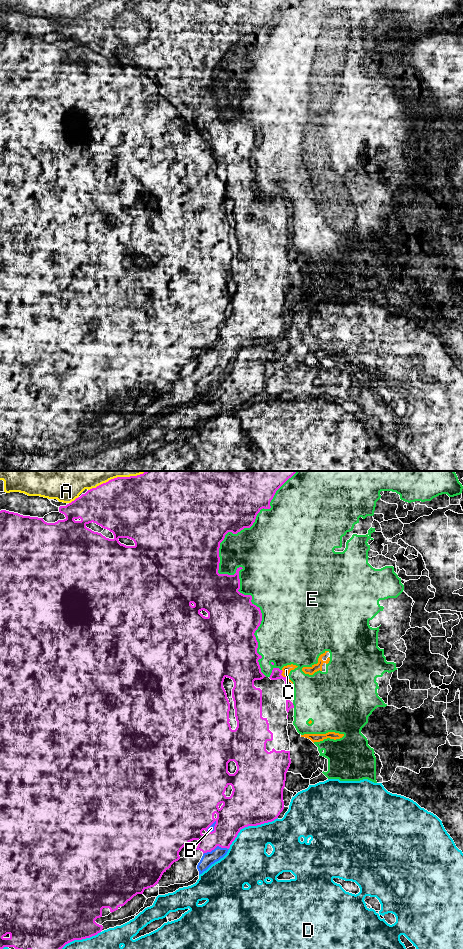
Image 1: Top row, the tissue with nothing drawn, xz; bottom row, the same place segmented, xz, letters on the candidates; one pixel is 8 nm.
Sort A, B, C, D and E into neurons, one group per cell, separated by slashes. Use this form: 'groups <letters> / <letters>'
groups A / B / C E / D

